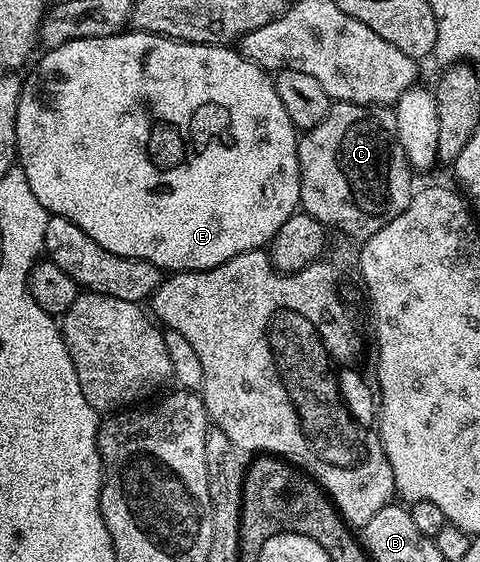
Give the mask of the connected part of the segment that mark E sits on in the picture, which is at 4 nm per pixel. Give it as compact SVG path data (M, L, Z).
M129 29L127 32L121 32L114 36L70 40L58 48L41 53L41 55L40 63L36 67L34 67L35 65L31 67L31 70L33 69L32 75L23 79L24 87L18 100L18 148L16 149L18 166L19 169L26 172L26 180L30 192L34 192L34 200L38 204L42 204L42 208L46 208L49 215L65 218L74 224L78 224L78 228L82 228L82 232L86 232L86 236L90 236L90 240L98 240L98 244L102 244L102 248L106 248L106 252L114 252L123 258L146 260L158 267L161 272L209 270L210 268L218 268L218 264L226 264L226 260L230 260L242 252L267 247L271 243L272 237L278 232L278 228L282 228L282 224L286 224L286 220L290 220L290 216L297 213L300 206L298 131L295 124L290 120L290 115L287 114L285 106L282 105L282 99L276 91L273 75L269 71L263 70L258 64L254 64L249 58L245 58L239 49L229 48L228 46L207 46L206 44L194 44L193 42L179 42L173 38L163 38L157 34L147 34L141 30Z

